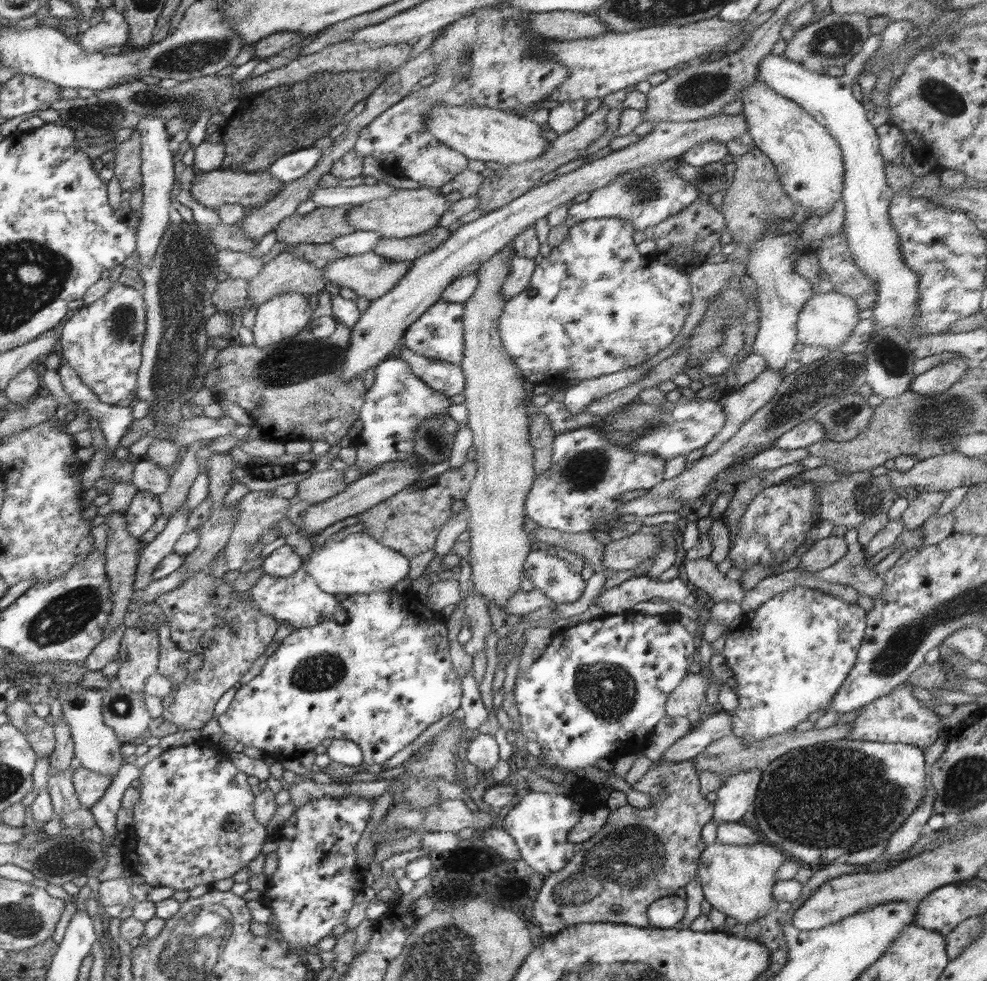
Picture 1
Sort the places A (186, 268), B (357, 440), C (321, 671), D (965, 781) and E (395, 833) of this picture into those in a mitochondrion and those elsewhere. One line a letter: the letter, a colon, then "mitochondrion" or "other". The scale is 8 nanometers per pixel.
A: mitochondrion
B: other
C: mitochondrion
D: mitochondrion
E: mitochondrion

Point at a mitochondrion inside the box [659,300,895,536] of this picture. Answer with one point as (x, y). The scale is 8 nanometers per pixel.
(819, 383)

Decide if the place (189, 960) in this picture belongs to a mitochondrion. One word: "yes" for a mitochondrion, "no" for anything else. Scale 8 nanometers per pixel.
yes

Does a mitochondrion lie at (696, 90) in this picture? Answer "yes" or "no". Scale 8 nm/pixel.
yes

